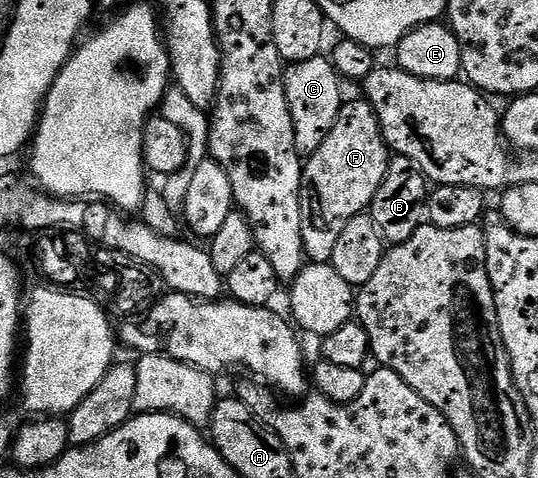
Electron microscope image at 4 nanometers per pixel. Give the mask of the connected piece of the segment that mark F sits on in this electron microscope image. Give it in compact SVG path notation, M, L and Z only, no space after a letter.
M367 99L359 100L345 100L330 135L326 135L326 143L322 143L322 147L318 147L318 151L314 151L314 155L307 158L302 165L304 171L300 180L302 243L305 258L314 265L327 265L331 262L334 246L338 243L338 235L342 235L346 223L350 223L354 215L365 212L371 206L374 195L388 170L390 150L384 141L372 104Z

